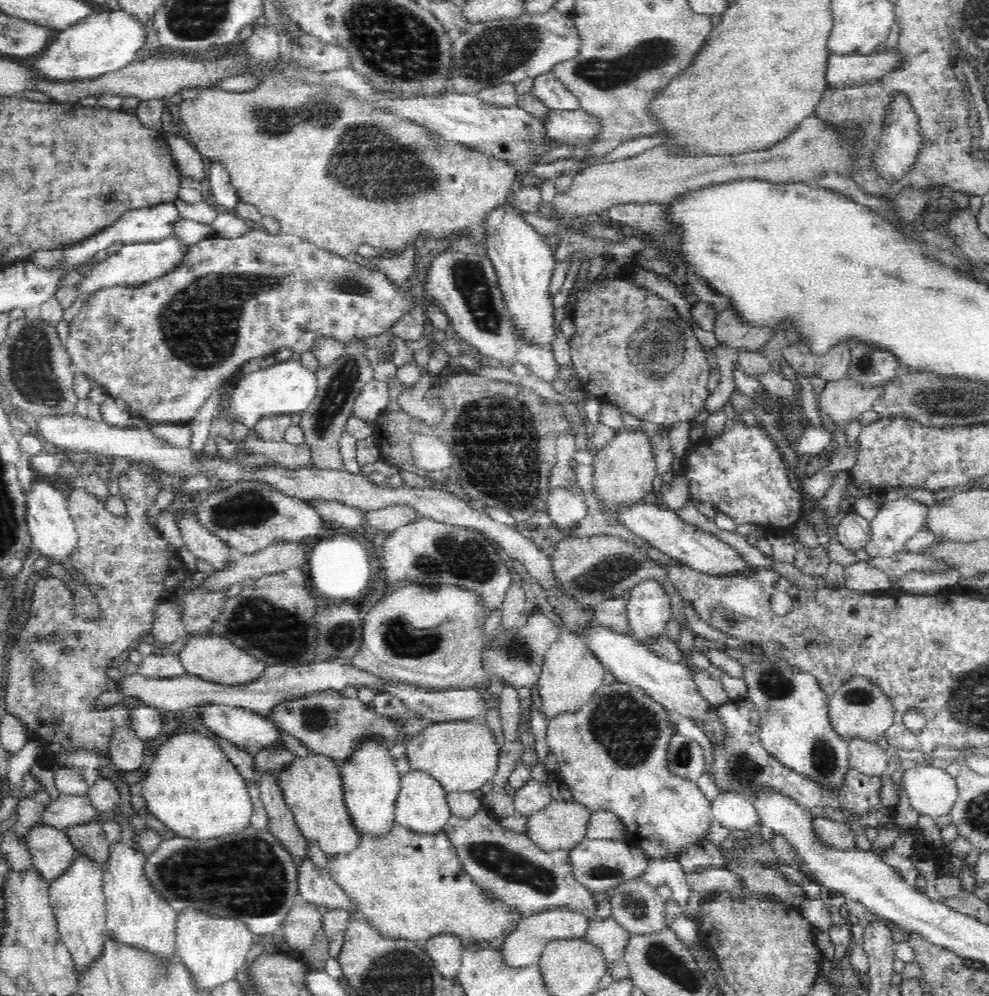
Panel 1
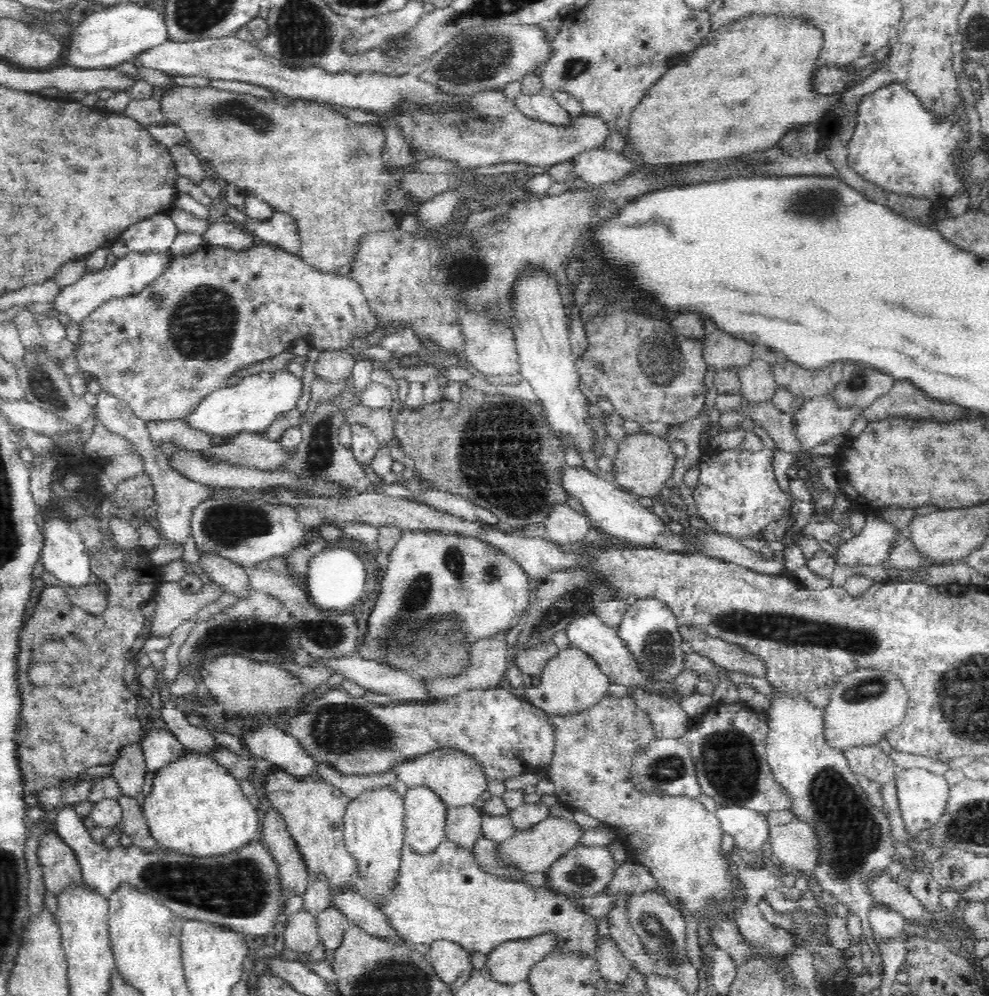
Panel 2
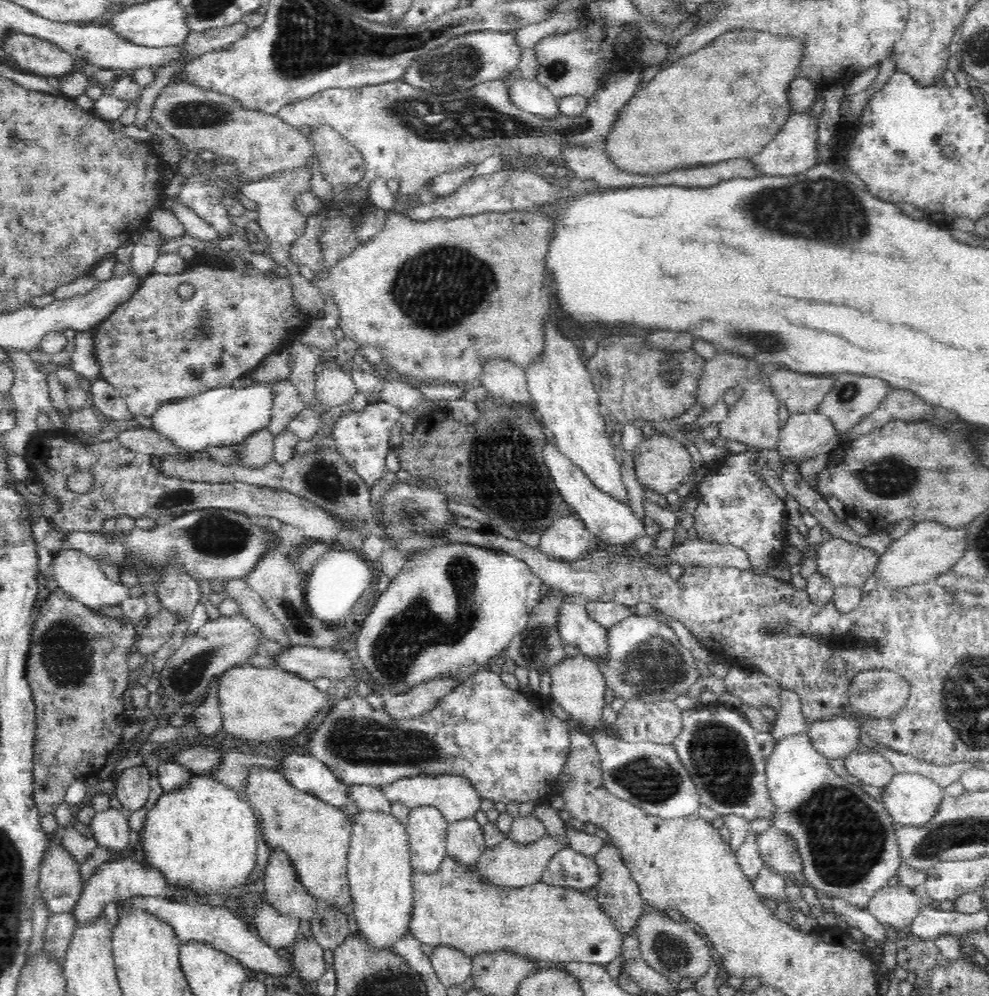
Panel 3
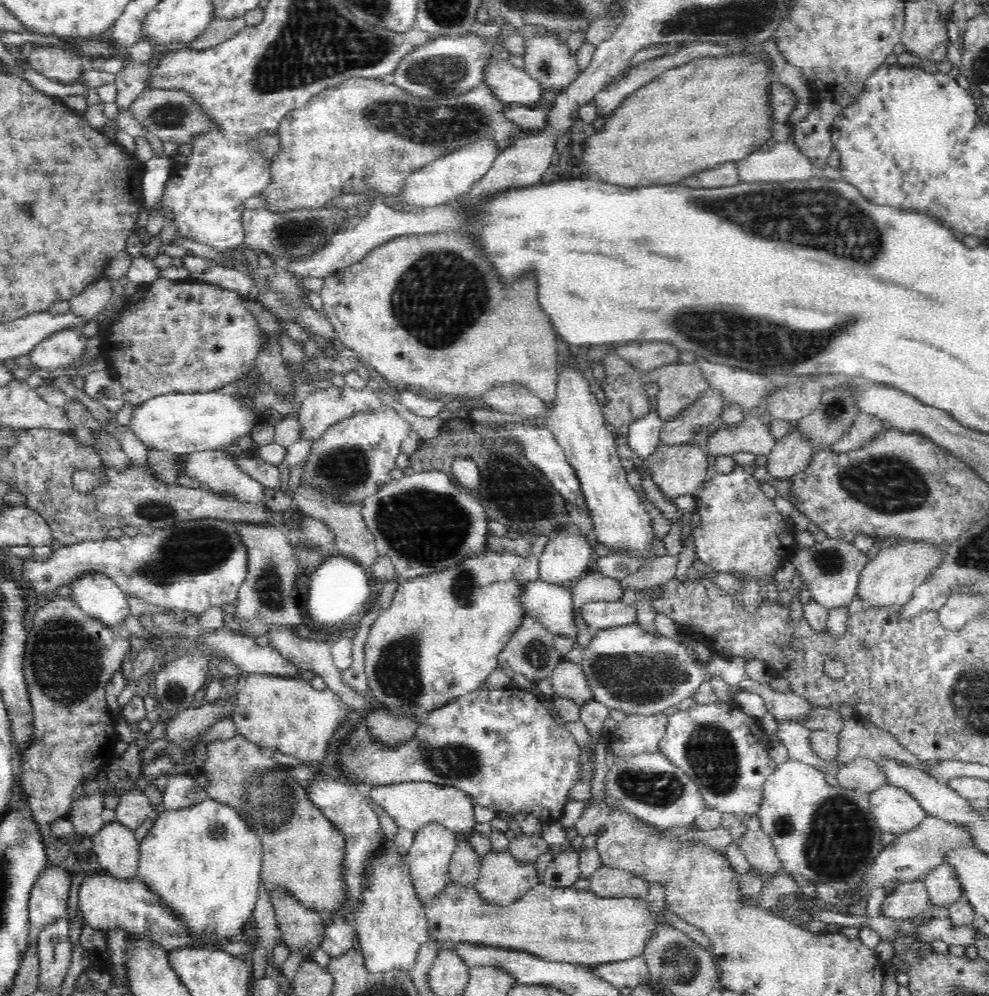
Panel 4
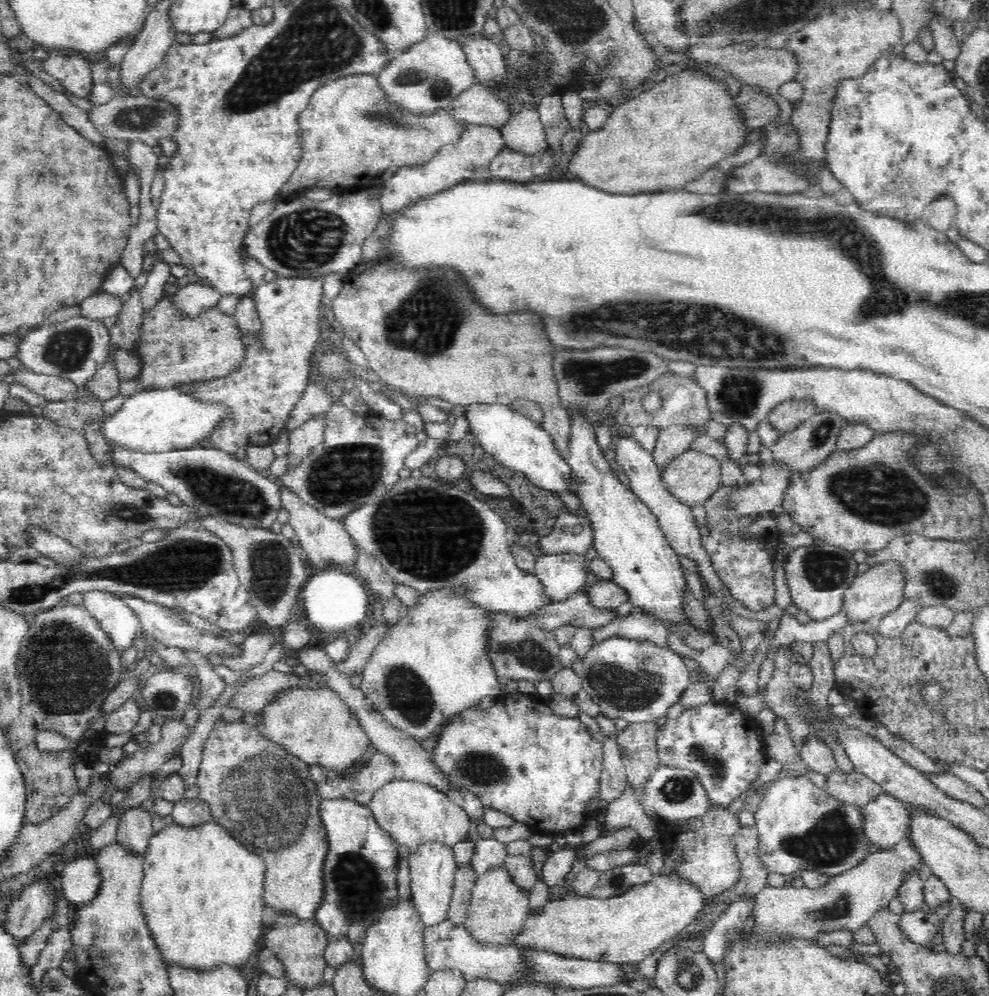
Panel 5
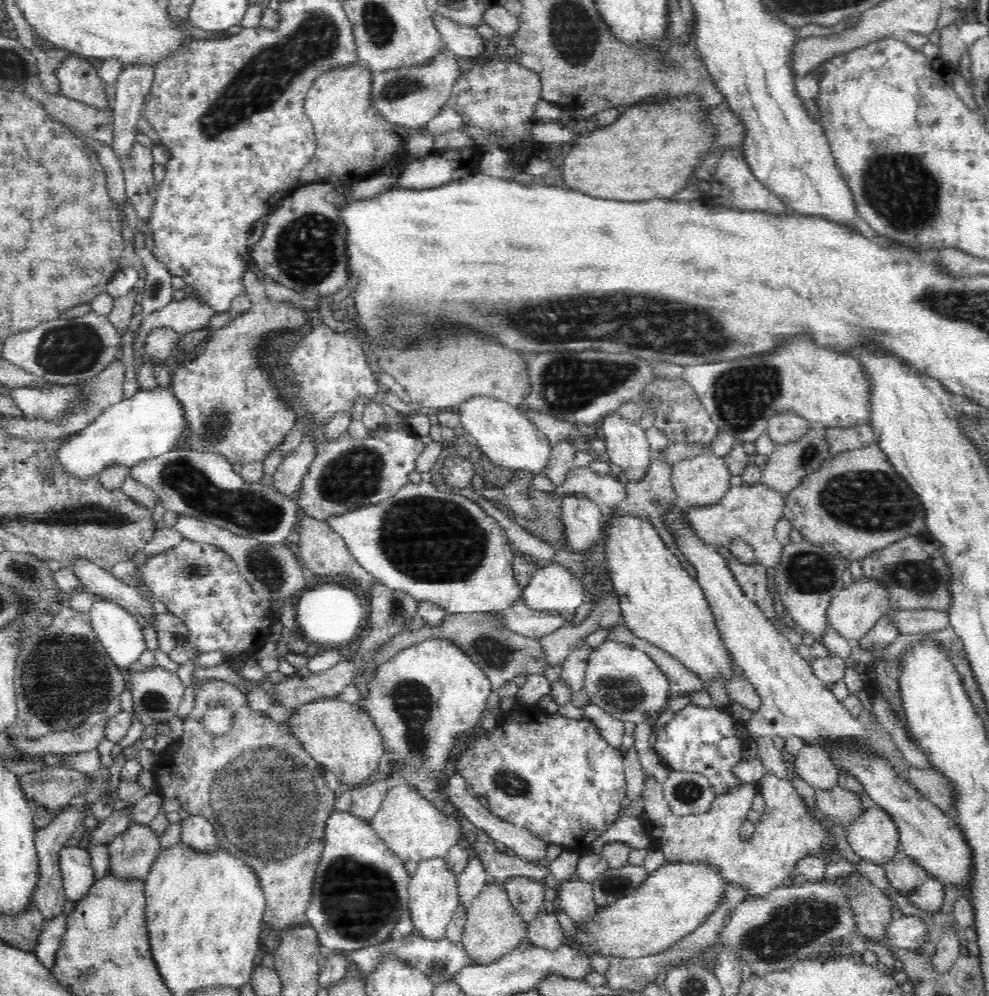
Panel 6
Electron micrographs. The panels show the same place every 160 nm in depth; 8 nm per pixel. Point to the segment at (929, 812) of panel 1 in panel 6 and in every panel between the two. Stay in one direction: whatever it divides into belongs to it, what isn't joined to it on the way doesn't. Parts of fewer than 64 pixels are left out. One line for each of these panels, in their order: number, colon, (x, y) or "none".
2: (923, 796)
3: (913, 799)
4: (896, 810)
5: (887, 819)
6: (873, 836)

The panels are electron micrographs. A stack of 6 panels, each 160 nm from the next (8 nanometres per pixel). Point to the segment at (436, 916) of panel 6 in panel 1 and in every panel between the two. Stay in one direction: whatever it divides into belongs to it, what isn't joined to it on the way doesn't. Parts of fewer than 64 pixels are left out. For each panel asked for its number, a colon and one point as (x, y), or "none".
1: (421, 803)
2: (424, 820)
3: (426, 826)
4: (429, 856)
5: (431, 867)

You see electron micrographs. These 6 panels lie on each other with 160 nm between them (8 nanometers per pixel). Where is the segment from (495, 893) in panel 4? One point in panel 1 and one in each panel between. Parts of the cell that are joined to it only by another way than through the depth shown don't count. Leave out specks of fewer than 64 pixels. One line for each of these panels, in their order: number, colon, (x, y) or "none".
1: (560, 824)
2: (544, 843)
3: (514, 864)

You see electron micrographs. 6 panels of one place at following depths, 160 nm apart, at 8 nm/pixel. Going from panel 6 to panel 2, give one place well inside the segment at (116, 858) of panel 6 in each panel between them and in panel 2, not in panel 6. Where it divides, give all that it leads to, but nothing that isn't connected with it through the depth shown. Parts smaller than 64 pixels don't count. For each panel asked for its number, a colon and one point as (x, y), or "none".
2: (128, 769)
3: (132, 787)
4: (134, 805)
5: (134, 830)

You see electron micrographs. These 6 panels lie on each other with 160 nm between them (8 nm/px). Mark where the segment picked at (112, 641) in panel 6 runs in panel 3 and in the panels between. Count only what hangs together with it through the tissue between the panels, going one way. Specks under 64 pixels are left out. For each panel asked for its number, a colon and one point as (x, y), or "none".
3: (80, 577)
4: (98, 596)
5: (115, 617)

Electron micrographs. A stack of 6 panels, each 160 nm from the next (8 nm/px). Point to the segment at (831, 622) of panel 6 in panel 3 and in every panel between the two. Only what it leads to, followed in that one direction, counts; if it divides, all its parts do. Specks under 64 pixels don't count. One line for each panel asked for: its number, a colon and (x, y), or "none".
3: (930, 548)
4: (890, 579)
5: (877, 591)

